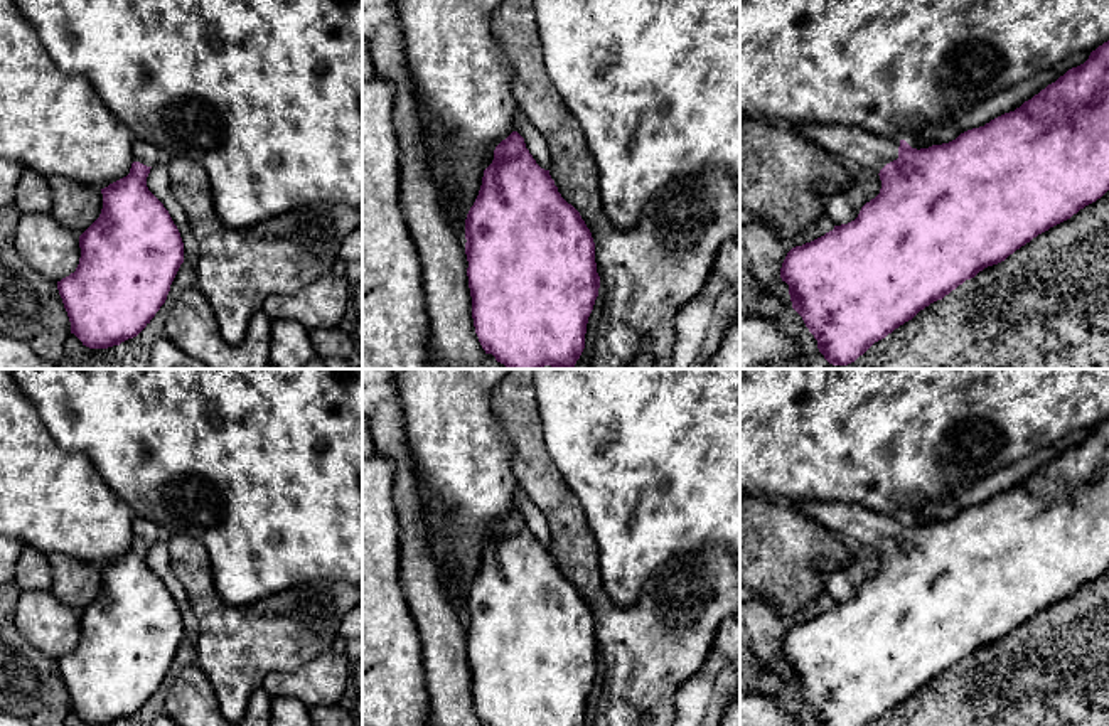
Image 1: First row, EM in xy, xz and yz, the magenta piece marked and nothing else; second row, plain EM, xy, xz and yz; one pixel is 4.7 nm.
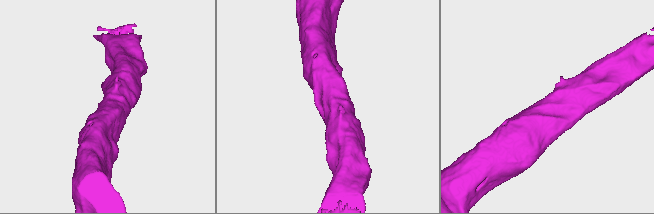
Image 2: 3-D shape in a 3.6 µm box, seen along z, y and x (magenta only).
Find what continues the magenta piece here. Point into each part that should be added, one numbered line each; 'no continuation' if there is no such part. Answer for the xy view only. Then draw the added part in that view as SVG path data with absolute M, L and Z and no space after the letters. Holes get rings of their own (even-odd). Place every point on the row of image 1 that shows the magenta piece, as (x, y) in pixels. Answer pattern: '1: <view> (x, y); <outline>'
1: xy (147, 154); M135 138L135 141L131 145L131 158L133 158L133 162L140 162L147 167L153 167L160 162L162 153L152 143Z

